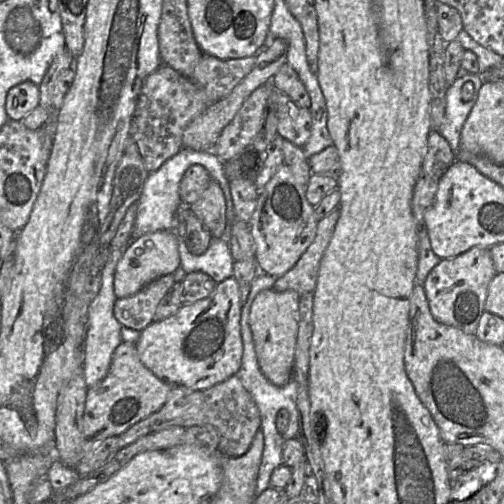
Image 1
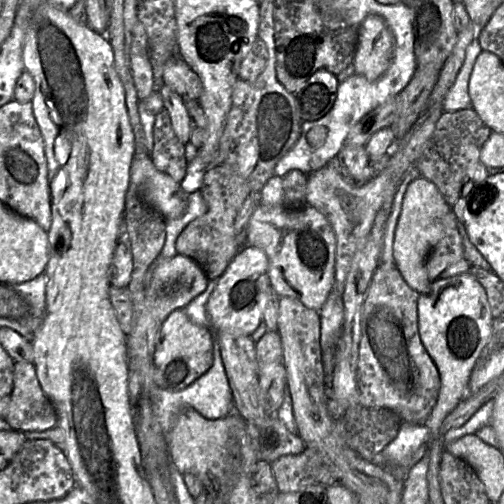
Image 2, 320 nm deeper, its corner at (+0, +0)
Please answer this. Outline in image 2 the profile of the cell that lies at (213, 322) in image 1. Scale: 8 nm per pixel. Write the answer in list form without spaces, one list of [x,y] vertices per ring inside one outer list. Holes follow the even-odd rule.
[[[246,245],[237,252],[207,303],[211,329],[214,334],[230,333],[250,336],[263,320],[262,293],[272,289],[268,276],[268,258],[260,248]]]

